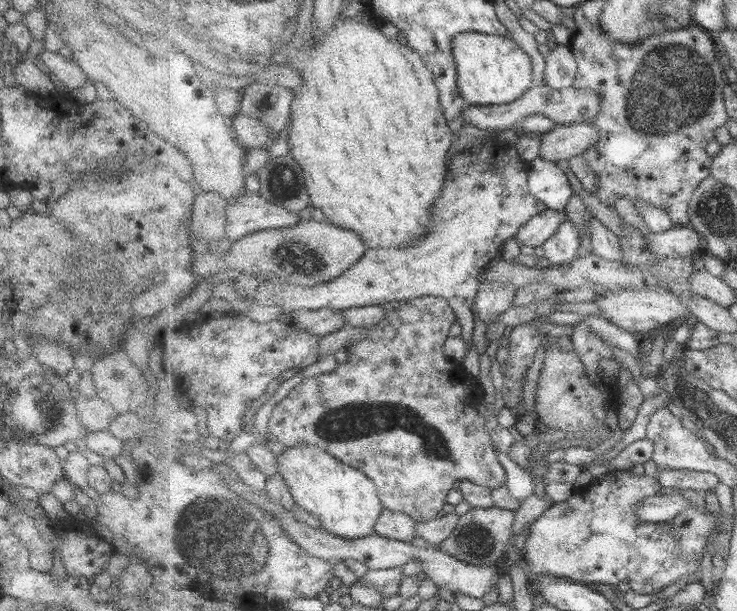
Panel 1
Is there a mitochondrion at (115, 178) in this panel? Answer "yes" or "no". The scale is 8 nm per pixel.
yes

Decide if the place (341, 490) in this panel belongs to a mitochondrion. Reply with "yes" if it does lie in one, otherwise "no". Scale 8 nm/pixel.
no

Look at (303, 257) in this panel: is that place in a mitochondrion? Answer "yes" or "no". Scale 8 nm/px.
yes

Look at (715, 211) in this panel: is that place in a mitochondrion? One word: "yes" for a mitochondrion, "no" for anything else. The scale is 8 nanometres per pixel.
yes

